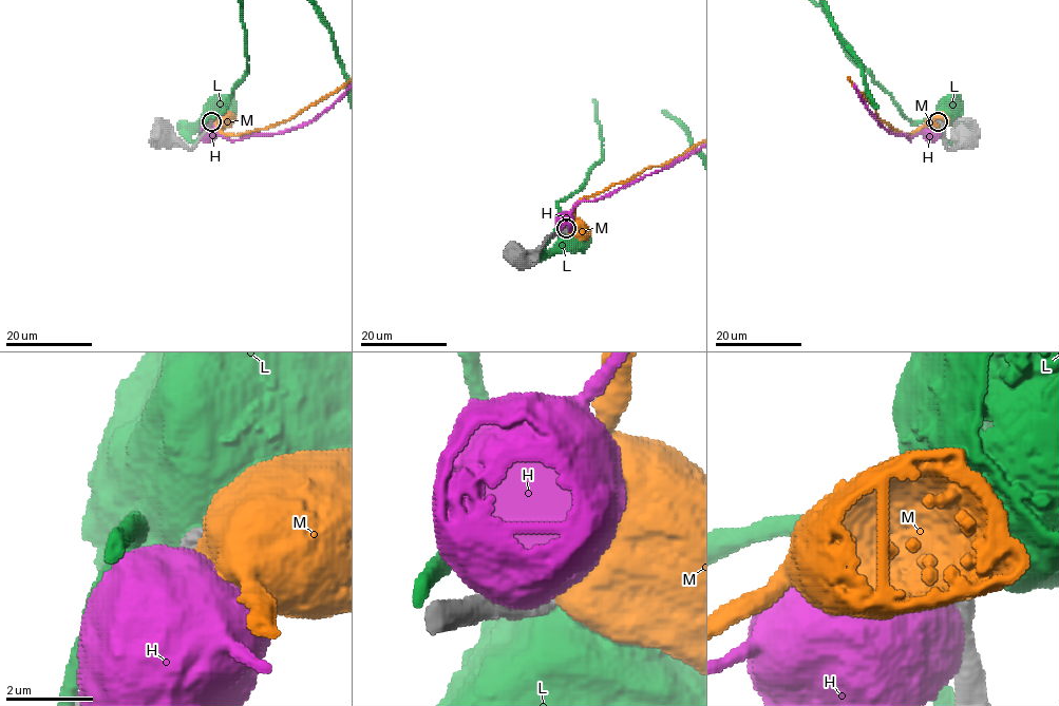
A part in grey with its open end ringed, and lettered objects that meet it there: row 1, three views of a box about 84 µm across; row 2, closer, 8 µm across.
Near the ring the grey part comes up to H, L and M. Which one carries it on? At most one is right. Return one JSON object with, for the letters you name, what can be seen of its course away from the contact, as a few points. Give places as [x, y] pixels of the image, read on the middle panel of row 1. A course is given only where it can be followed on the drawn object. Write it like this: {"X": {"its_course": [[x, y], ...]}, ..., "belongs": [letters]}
{"belongs": []}

